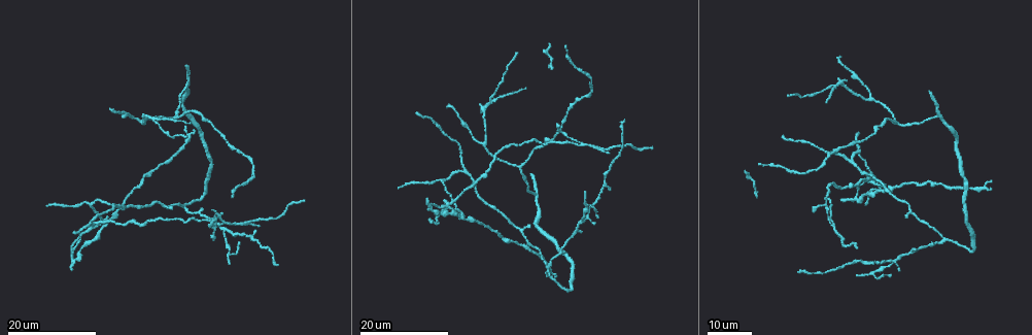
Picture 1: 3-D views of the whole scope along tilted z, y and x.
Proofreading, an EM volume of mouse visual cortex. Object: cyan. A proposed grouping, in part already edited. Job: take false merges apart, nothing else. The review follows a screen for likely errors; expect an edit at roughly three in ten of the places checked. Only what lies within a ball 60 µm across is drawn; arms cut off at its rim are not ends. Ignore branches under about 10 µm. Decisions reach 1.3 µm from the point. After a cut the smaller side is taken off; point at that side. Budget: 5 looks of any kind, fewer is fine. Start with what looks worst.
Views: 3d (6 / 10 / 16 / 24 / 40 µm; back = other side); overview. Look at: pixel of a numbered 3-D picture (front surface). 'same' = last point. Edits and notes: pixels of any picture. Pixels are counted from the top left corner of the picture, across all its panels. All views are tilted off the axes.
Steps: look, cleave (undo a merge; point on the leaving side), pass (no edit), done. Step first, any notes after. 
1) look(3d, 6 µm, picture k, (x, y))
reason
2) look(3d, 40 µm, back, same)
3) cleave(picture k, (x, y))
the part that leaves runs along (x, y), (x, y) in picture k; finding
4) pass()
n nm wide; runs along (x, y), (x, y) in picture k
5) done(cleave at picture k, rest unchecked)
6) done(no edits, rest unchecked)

look(3d, 16 µm, picture 1, (465, 217))
four or more arms meet

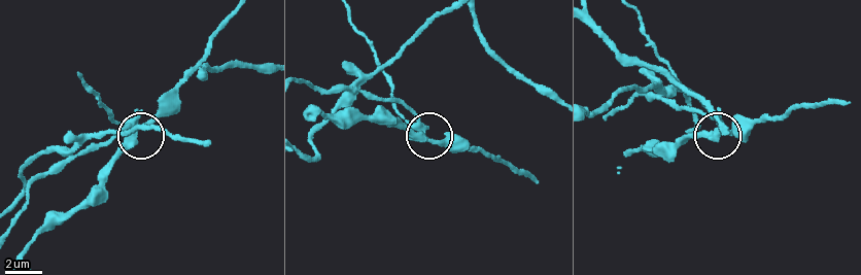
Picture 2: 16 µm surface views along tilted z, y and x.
look(3d, 10 µm, same)
zoom in

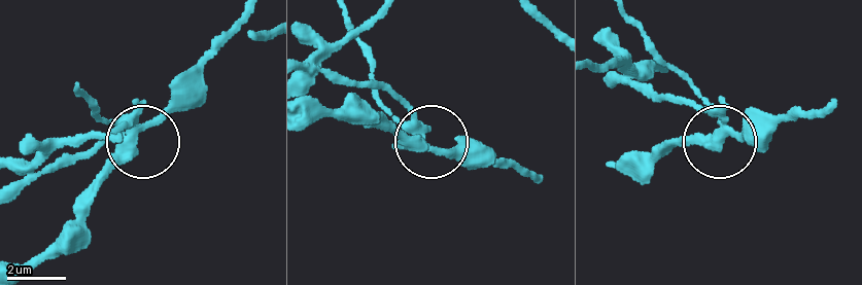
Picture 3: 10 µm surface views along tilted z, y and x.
cleave(picture 3, (128, 162))
270 nm wide; a second neuron is stuck on

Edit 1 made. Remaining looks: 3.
look(overview)

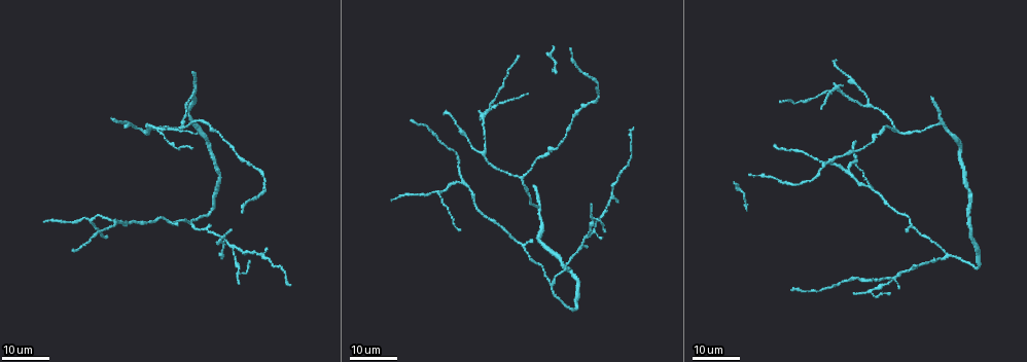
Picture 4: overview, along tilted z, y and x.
look(3d, 16 µm, picture 4, (897, 277))
three arms meet

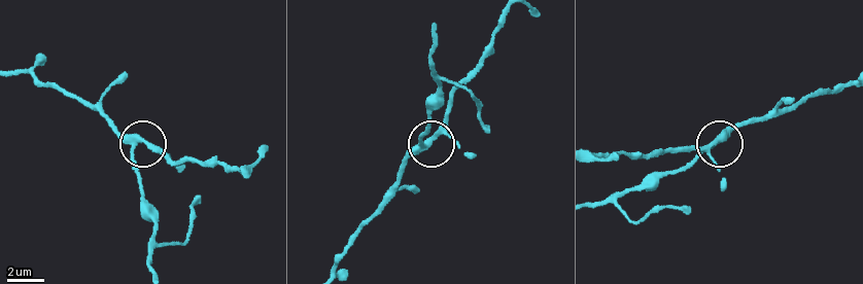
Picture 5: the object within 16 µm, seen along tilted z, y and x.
look(3d, 10 µm, picture 5, (131, 148))

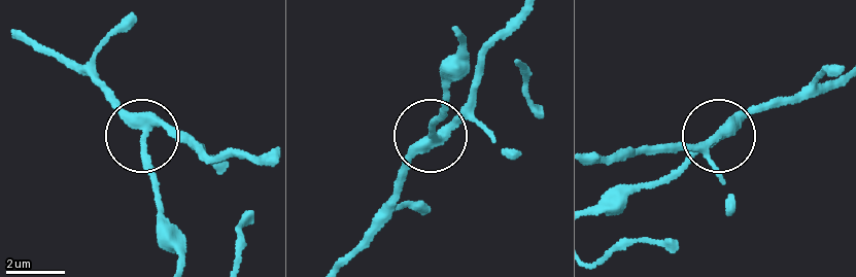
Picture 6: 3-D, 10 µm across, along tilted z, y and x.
pass()
290 nm wide; runs along (845, 77), (747, 105), (664, 180) in picture 6; continuous, no second neuron

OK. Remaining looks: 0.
done(cleave at picture 3, rest unchecked)

